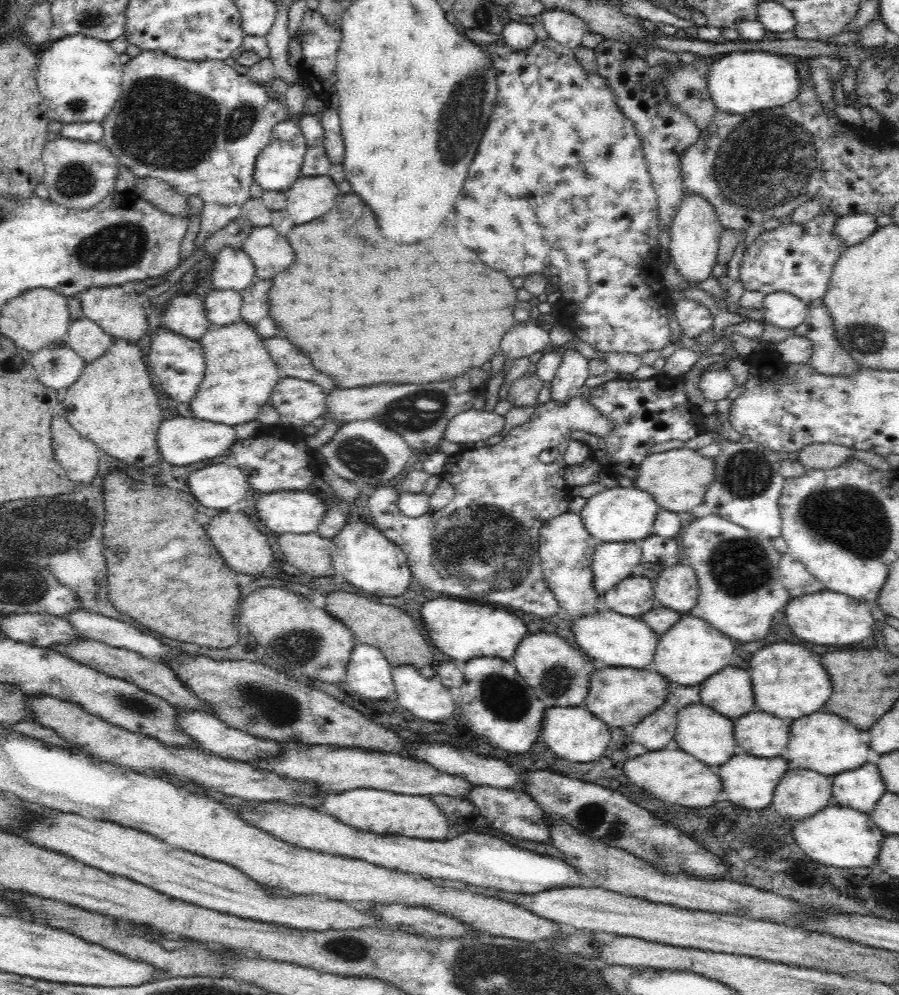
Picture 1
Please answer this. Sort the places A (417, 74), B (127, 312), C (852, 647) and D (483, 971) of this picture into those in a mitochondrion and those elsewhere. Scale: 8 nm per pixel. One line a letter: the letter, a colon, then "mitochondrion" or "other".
A: other
B: other
C: other
D: mitochondrion

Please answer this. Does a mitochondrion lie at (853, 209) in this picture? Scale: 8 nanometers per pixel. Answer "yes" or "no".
no

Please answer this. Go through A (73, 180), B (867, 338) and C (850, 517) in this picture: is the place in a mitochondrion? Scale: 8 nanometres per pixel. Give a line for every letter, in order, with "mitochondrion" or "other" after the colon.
A: mitochondrion
B: mitochondrion
C: mitochondrion

